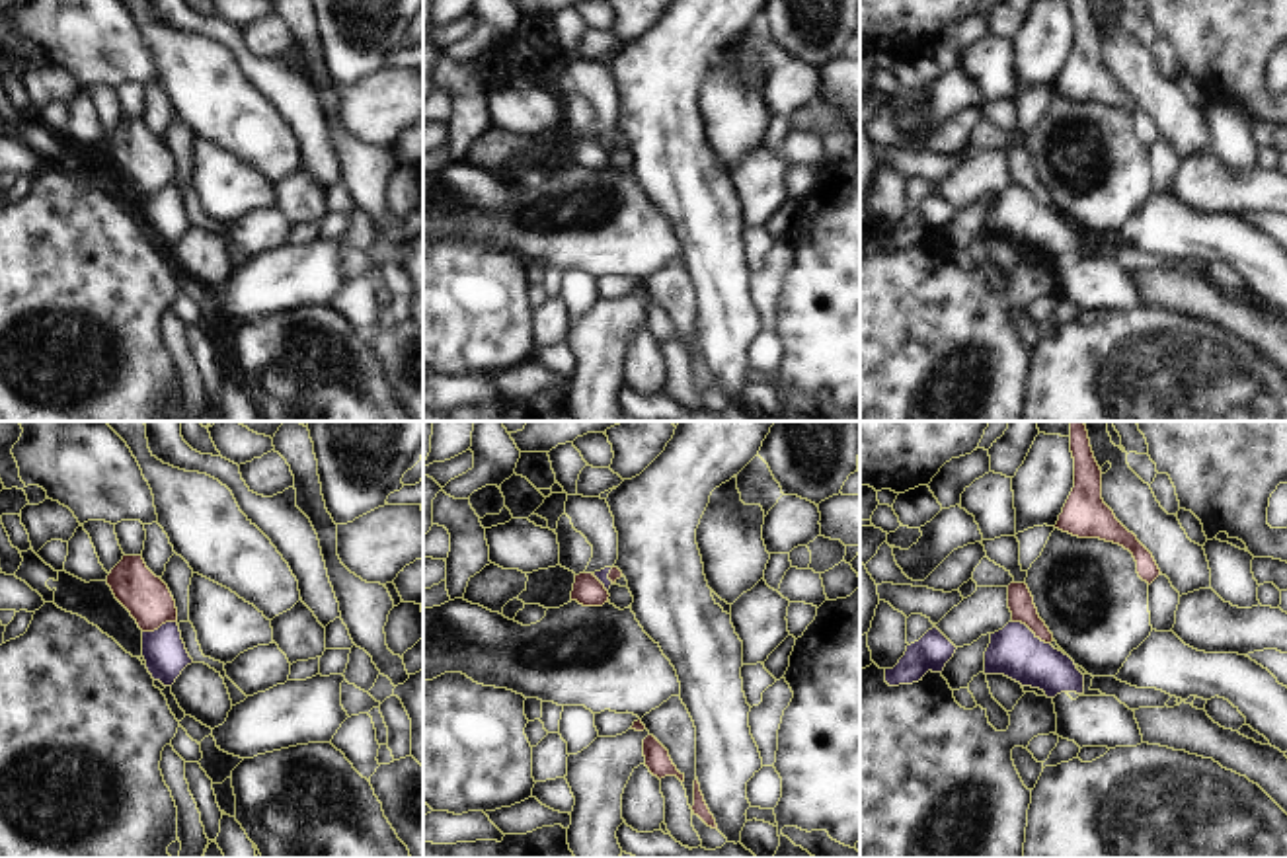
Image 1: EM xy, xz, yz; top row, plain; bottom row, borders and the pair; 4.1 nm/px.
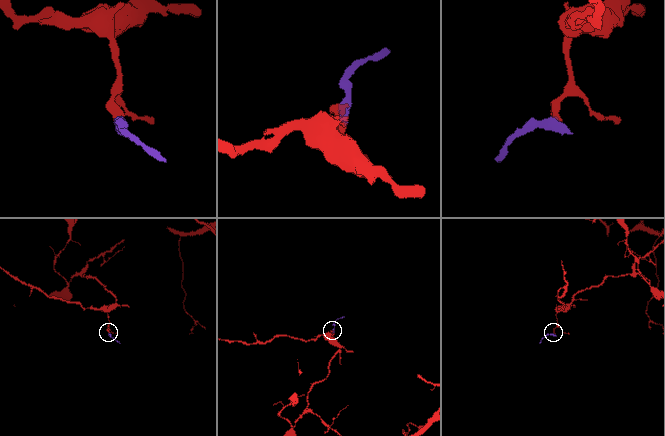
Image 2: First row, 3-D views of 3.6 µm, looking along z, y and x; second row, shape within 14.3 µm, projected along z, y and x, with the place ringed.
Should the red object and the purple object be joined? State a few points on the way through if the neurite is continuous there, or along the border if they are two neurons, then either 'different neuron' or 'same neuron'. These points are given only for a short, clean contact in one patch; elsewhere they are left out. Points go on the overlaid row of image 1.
border along yz (1013, 621), (1024, 623), (1050, 644); different neuron

